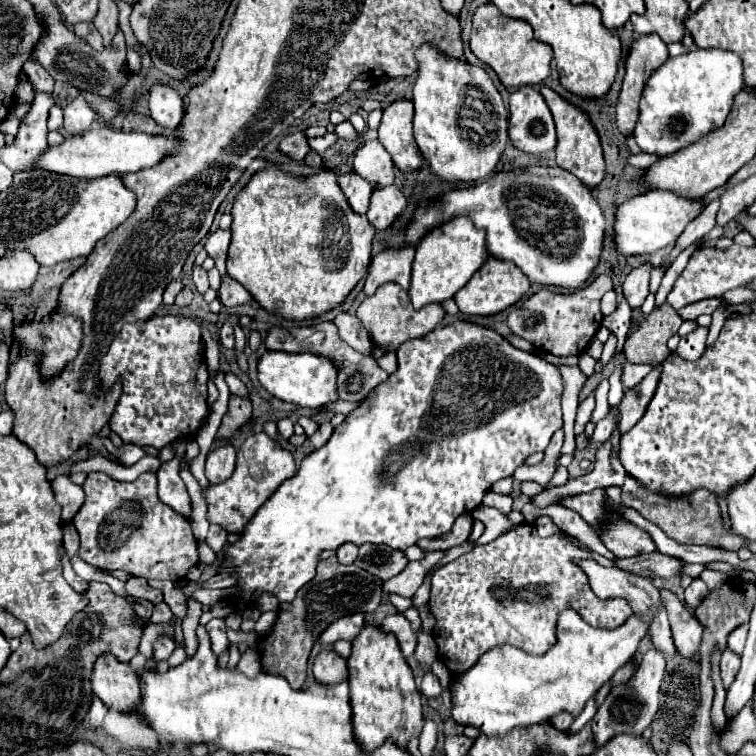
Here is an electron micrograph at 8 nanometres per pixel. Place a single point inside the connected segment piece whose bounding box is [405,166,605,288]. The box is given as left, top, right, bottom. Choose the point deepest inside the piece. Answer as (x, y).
(543, 219)

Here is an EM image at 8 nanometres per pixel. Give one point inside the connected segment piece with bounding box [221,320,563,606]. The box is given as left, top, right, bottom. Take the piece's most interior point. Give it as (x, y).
(464, 408)

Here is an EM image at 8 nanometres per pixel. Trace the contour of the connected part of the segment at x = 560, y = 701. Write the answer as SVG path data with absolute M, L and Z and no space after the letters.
M657 608L645 616L631 616L623 626L601 630L589 626L579 612L563 610L557 622L557 642L543 656L531 656L515 646L495 646L477 664L451 678L451 718L465 726L477 726L483 734L499 736L519 726L545 722L561 710L581 714L585 702L637 652L639 640L647 634L649 620Z

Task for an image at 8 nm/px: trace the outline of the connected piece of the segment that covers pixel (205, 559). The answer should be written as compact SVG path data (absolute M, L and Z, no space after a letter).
M205 542L198 544L198 556L199 560L205 564L213 564L217 561L217 555Z

